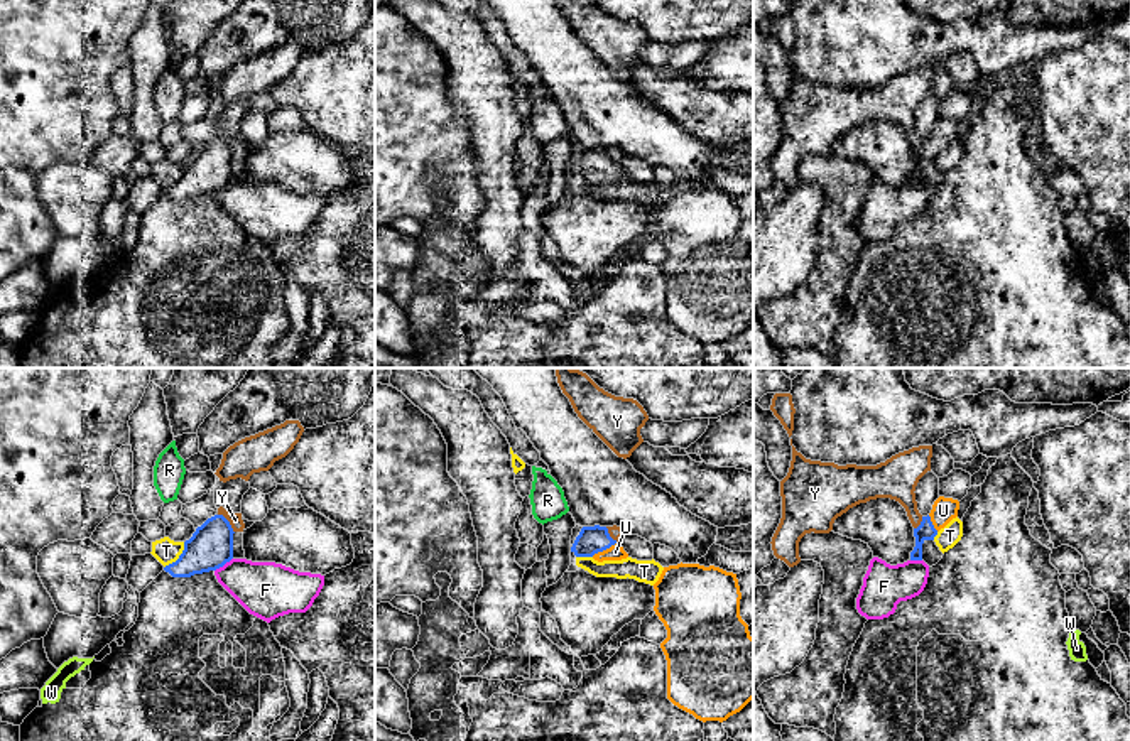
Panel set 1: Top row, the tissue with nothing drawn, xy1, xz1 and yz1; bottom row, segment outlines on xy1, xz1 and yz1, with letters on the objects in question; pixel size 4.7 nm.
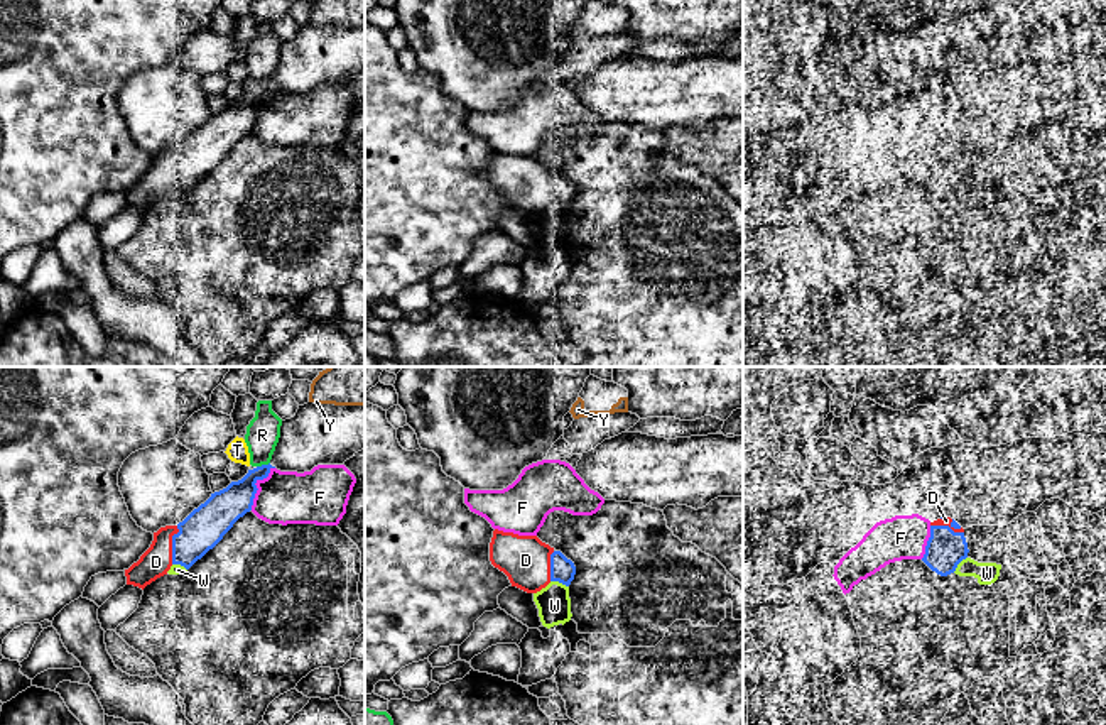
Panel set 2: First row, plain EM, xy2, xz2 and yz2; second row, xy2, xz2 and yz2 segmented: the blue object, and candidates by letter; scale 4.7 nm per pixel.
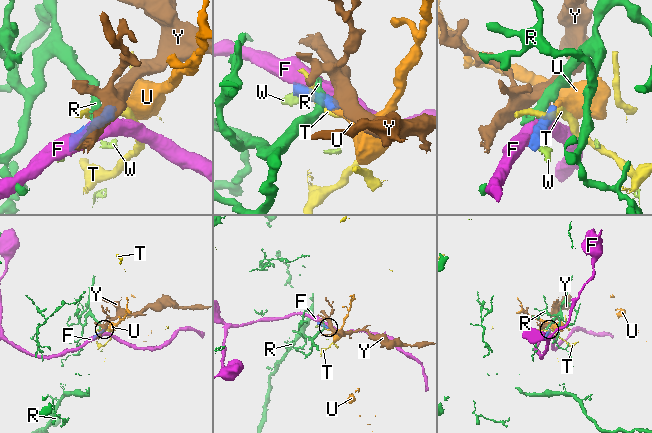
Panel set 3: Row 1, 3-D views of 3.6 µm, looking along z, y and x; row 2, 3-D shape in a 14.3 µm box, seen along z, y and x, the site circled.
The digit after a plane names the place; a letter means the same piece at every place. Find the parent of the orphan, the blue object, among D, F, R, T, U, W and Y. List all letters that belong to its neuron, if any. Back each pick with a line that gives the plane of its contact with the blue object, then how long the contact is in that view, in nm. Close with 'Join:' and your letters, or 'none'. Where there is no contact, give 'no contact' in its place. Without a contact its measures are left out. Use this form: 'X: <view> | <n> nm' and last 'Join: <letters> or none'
D: yz2 | 170 nm
U: xz1 | 140 nm
Join: D, U

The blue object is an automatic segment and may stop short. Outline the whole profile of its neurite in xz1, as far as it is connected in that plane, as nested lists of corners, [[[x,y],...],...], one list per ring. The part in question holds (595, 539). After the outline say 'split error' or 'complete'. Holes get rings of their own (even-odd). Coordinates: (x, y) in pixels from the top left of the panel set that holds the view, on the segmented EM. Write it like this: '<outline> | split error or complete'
[[[600,525],[583,527],[571,552],[576,557],[593,557],[598,562],[628,557],[623,547],[610,537],[608,528]]] | split error

